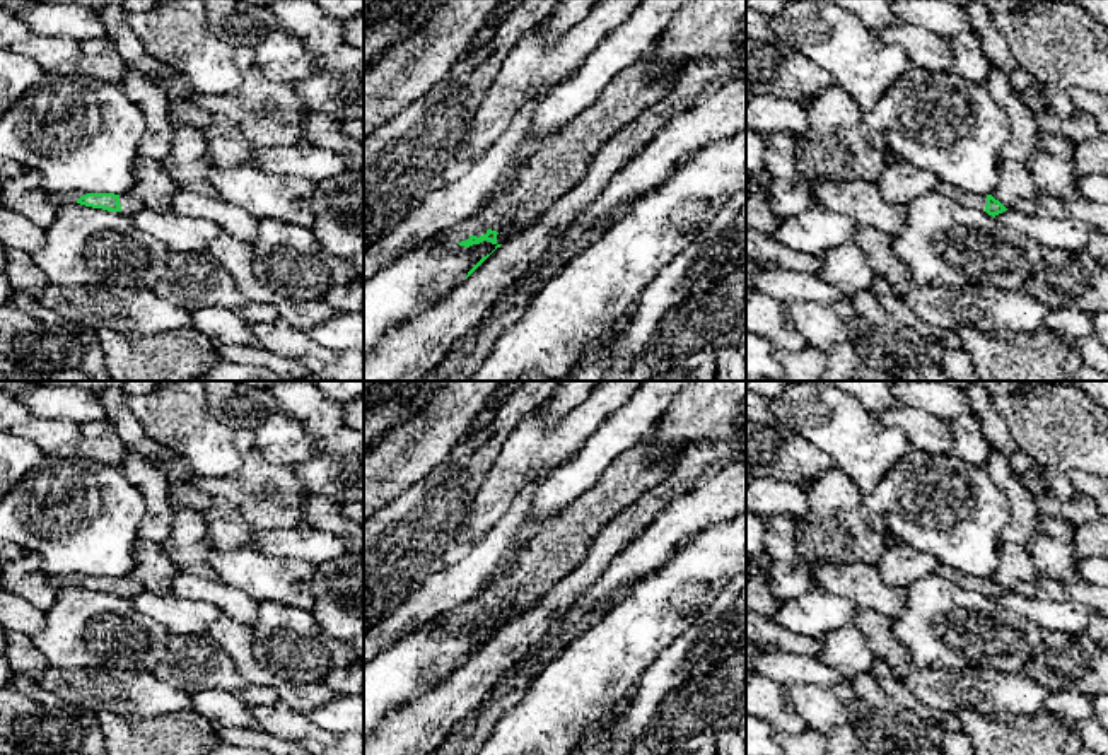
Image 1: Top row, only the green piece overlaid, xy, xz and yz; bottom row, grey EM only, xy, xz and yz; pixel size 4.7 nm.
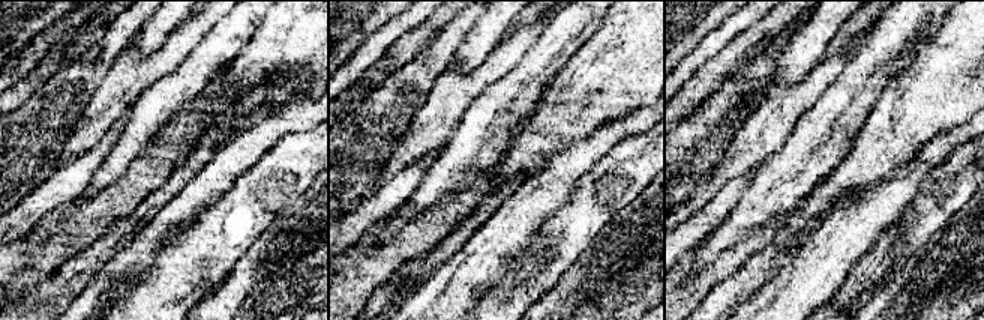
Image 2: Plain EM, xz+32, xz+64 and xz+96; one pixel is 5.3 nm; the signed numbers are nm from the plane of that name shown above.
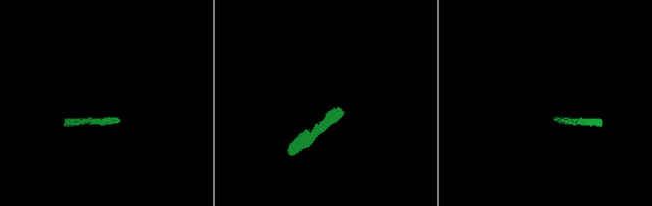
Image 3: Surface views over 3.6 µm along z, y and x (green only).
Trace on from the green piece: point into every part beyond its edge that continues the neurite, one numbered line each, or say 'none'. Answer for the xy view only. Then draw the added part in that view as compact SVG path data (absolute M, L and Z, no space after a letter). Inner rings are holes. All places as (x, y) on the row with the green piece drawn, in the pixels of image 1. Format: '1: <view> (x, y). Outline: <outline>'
1: xy (130, 205). Outline: M130 193L120 195L120 205L123 215L133 215L143 208L143 203Z

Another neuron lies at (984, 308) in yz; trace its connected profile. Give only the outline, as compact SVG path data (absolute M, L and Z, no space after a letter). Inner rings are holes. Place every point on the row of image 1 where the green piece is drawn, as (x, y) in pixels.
M990 285L920 287L901 294L903 302L927 325L982 333L1036 331L1045 326L1050 307L1028 292Z

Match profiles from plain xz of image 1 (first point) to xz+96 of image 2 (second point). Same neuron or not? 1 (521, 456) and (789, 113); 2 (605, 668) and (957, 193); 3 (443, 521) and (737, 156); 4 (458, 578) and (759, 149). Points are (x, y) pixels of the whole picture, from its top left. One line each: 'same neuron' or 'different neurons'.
1: same neuron
2: same neuron
3: different neurons
4: different neurons

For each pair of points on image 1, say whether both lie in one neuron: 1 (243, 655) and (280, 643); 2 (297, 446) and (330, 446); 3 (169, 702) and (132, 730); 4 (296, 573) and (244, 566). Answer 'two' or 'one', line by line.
1: two
2: two
3: two
4: one

